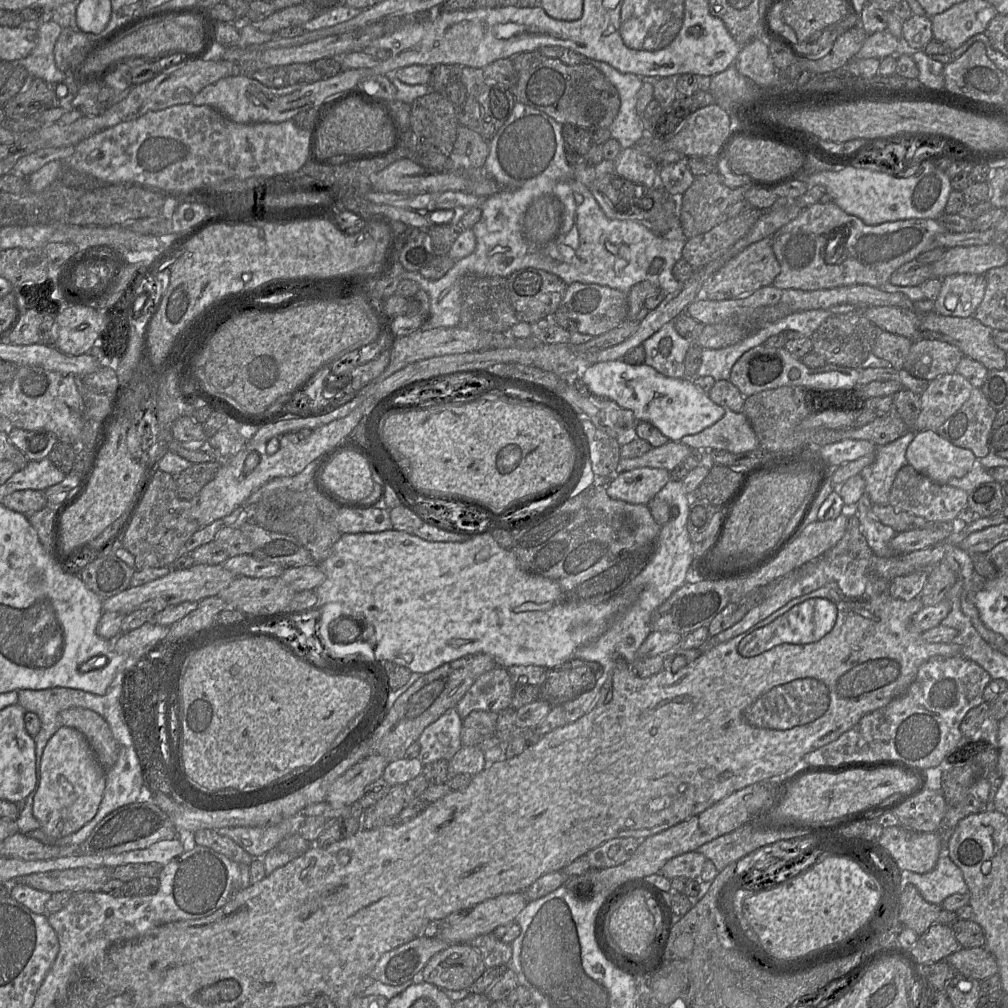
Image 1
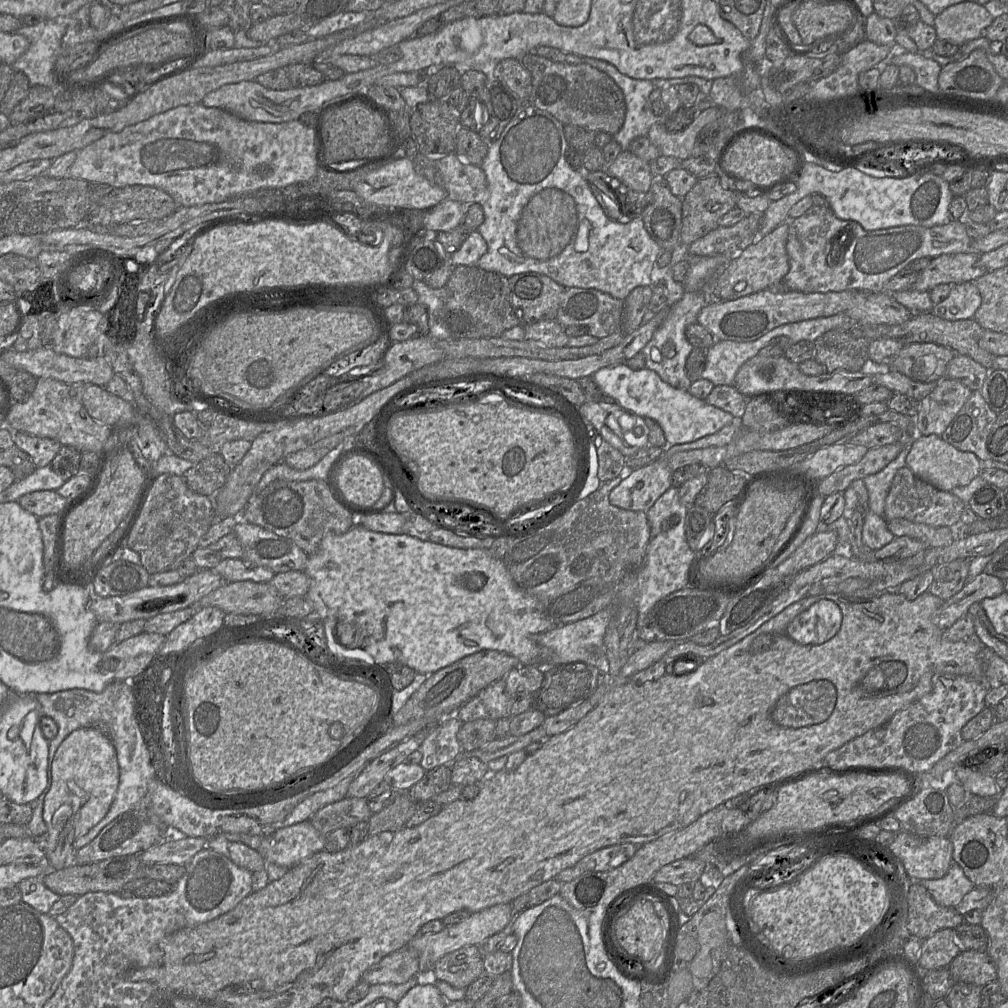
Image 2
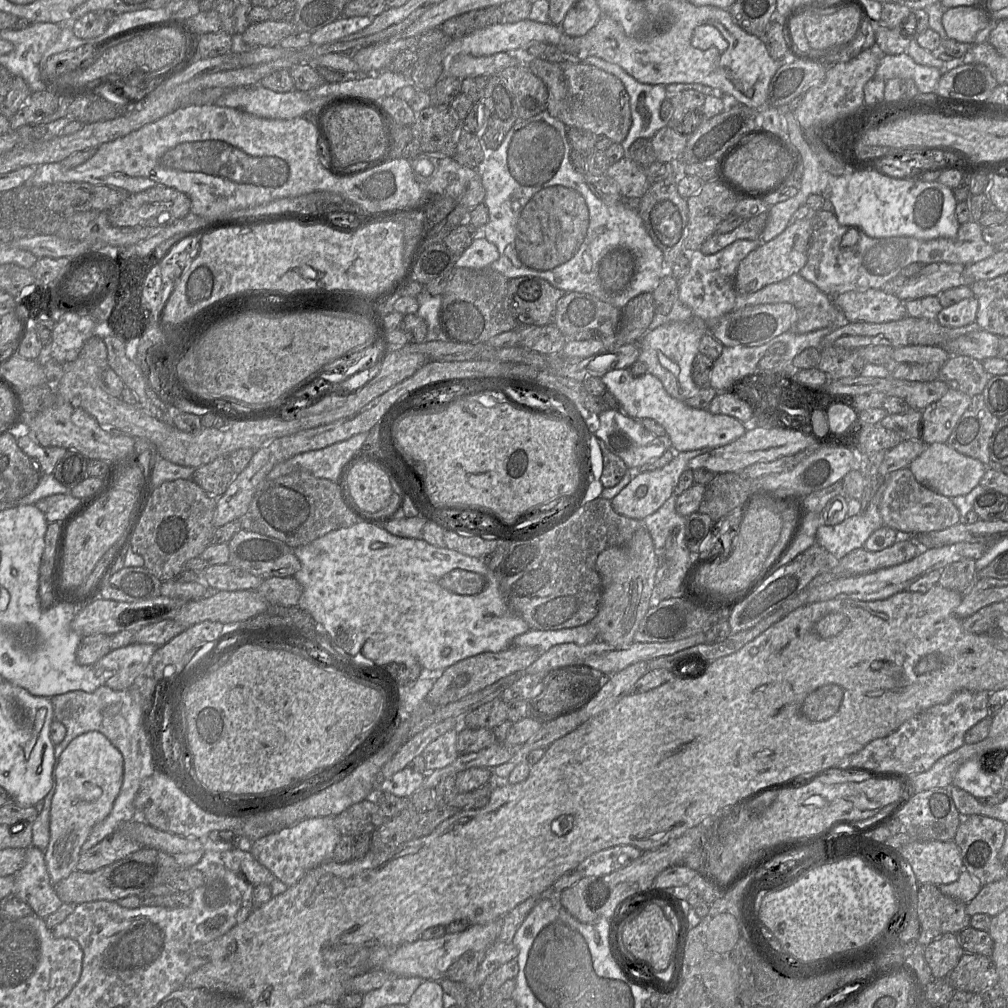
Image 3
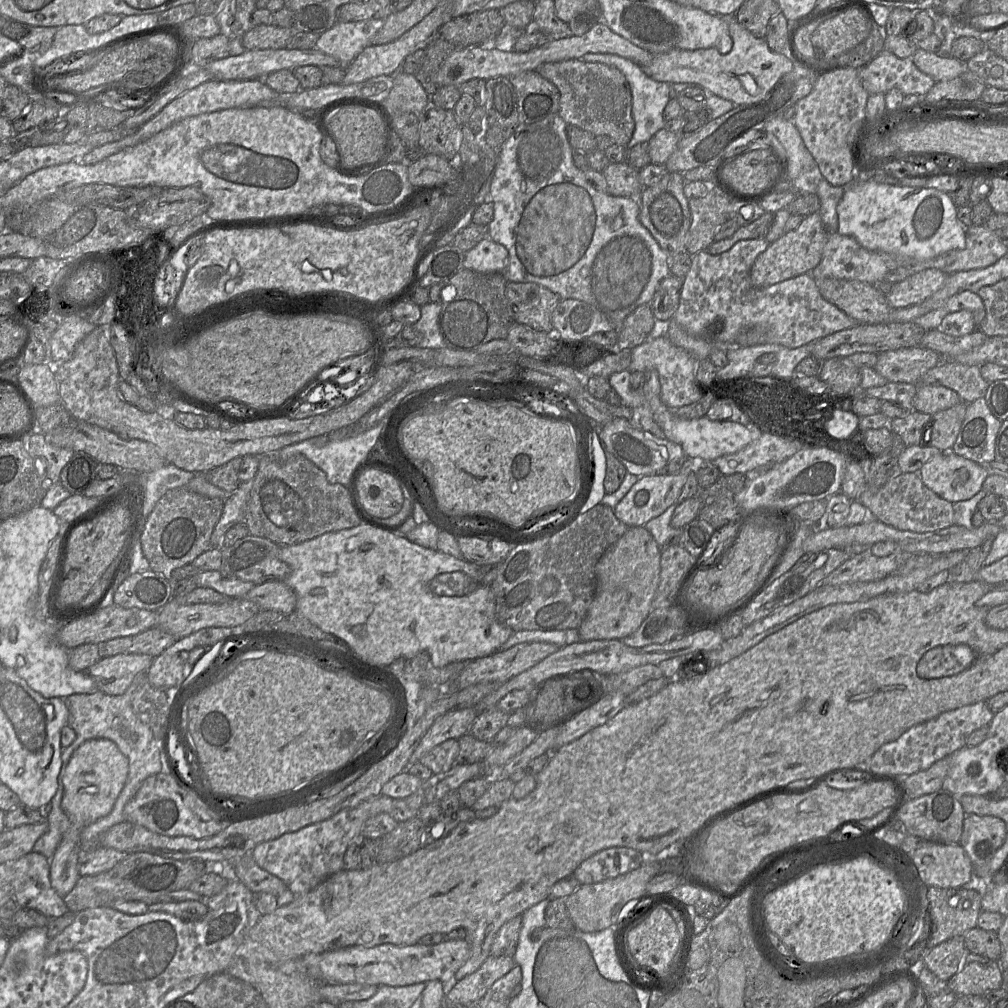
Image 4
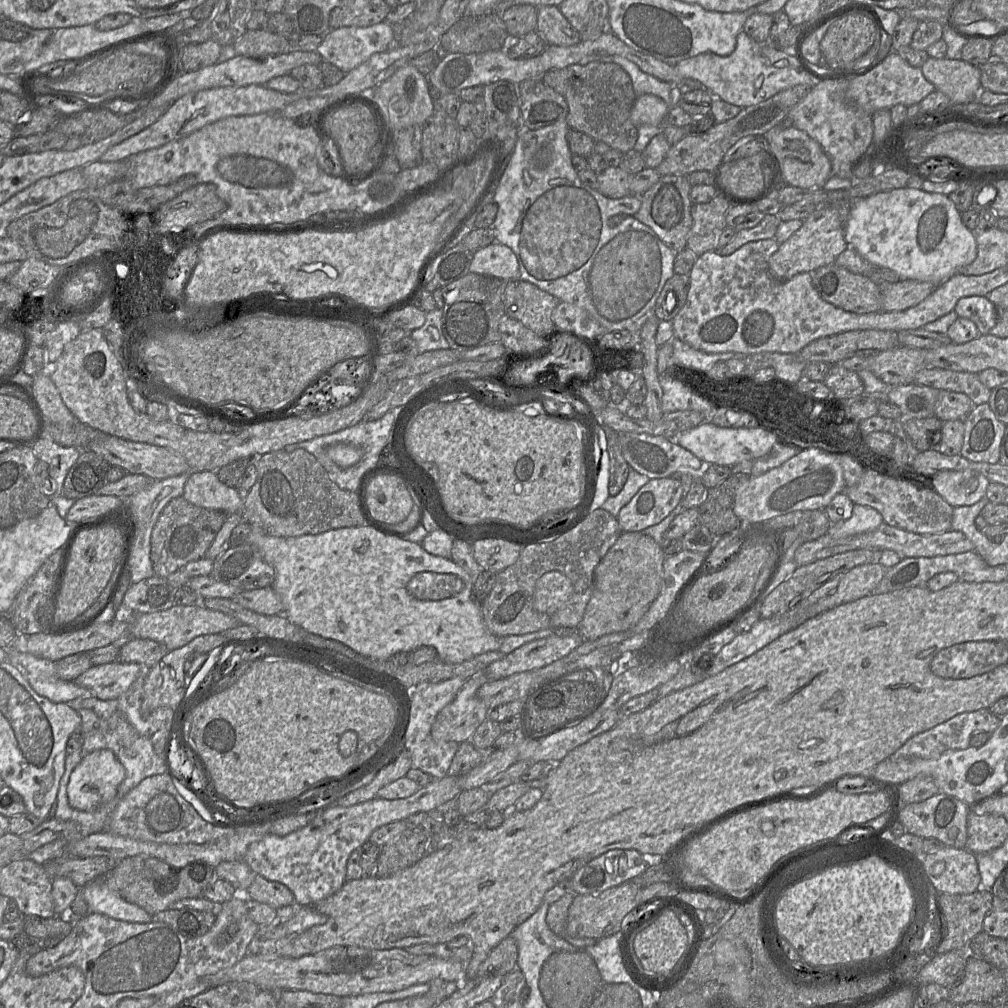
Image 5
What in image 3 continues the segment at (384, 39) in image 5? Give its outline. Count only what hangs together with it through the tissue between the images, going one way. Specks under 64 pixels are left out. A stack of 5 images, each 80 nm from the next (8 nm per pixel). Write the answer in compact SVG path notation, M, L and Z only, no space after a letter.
M341 16L334 22L327 24L321 29L311 34L311 44L322 45L339 41L347 36L369 26L373 18L363 17L344 17Z

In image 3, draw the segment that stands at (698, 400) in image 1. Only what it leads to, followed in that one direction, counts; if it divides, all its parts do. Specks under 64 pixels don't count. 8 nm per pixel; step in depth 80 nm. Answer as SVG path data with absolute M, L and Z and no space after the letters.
M628 368L614 369L605 373L601 379L606 389L616 397L619 408L625 414L637 420L649 418L660 424L675 451L717 448L738 439L746 432L742 422L732 416L691 408L684 401L673 398L667 393L662 382L649 372L634 377Z

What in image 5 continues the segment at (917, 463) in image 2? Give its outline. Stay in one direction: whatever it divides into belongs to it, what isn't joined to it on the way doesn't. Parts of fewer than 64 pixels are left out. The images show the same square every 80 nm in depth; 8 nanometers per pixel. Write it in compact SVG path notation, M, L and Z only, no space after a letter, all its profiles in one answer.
M943 470L931 477L930 487L953 508L970 506L986 495L990 481L972 470Z

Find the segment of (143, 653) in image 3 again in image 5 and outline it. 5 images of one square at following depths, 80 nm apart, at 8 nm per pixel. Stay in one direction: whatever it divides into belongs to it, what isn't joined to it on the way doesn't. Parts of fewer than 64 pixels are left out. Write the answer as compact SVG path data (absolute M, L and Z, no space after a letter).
M114 662L92 665L74 682L99 699L118 699L144 671L138 663Z

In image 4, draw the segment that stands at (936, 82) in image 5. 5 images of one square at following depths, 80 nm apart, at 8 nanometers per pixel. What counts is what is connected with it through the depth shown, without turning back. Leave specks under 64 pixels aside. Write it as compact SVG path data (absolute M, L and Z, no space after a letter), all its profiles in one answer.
M920 48L911 59L920 71L932 77L935 82L953 79L968 70L966 62L954 57L943 58Z

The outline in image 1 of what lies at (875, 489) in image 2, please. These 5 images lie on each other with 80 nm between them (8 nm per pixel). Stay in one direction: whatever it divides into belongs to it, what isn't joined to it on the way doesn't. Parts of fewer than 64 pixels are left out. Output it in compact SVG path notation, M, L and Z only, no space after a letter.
M908 430L897 440L878 446L875 460L861 471L860 475L866 485L866 494L872 504L889 504L892 483L900 468L908 464L906 451L914 435L914 431Z

